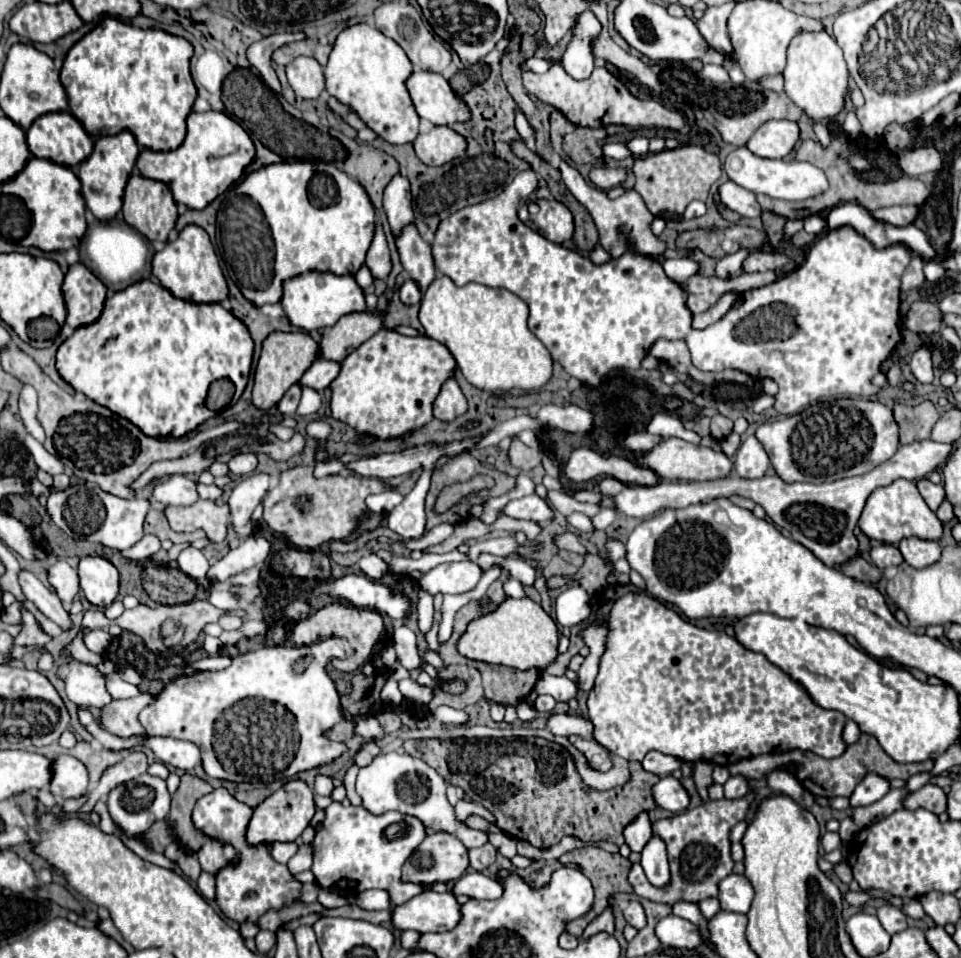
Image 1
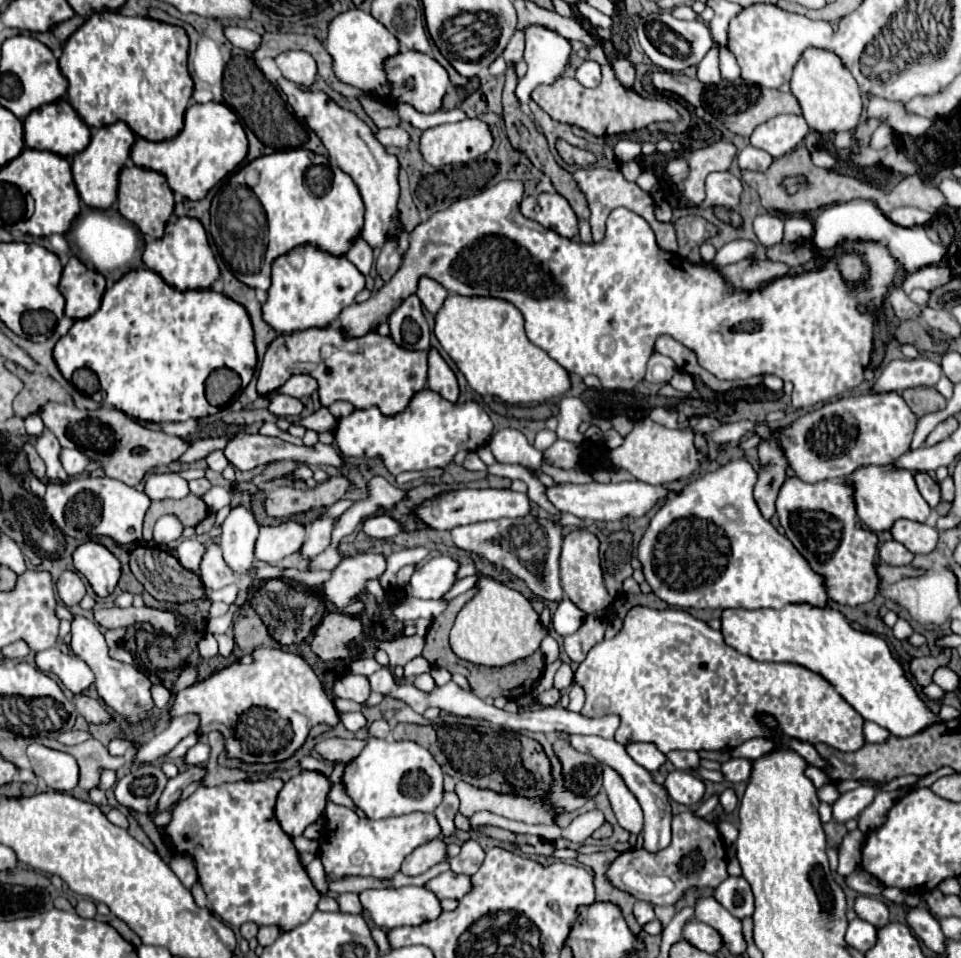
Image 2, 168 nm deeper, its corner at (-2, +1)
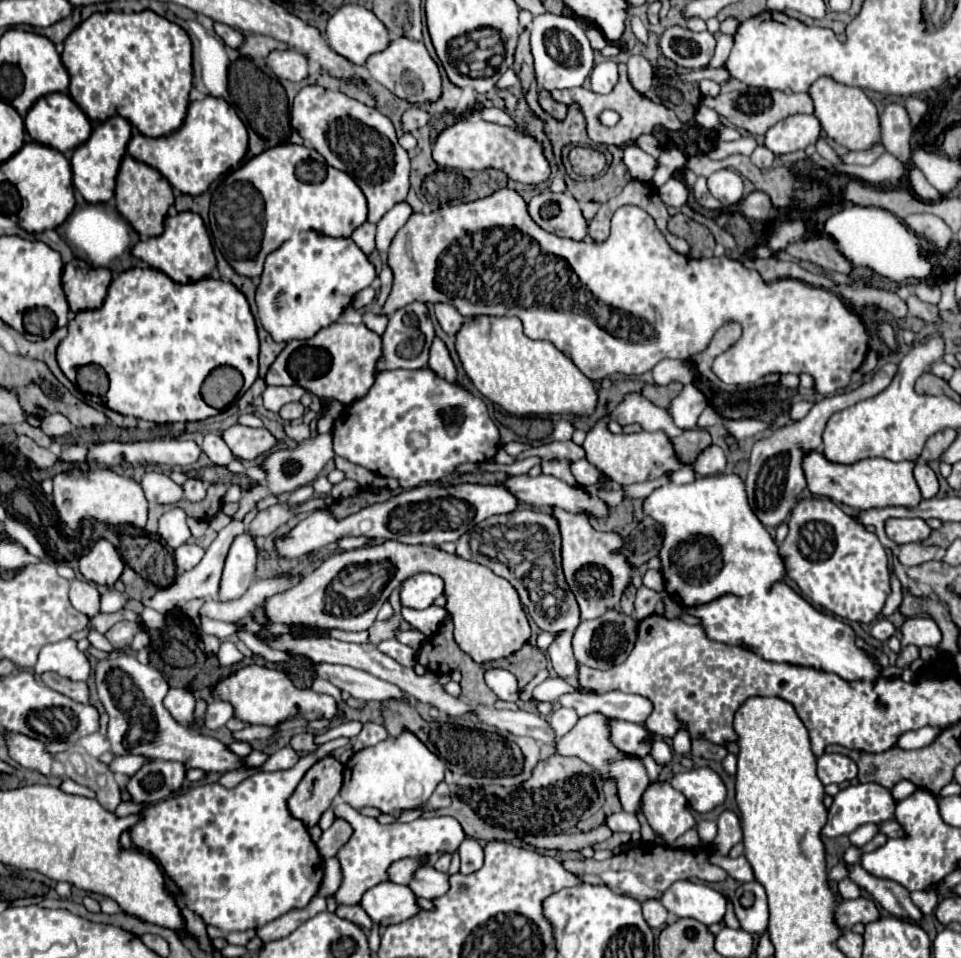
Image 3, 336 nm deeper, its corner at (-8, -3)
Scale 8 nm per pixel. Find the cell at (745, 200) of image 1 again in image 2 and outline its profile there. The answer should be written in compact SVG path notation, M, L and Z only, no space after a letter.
M715 171L707 175L705 191L707 191L705 205L711 205L711 207L723 205L727 209L737 209L743 187L741 187L741 179L735 177L733 173Z

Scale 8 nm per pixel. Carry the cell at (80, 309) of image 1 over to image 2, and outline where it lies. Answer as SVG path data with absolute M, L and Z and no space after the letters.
M71 257L63 269L59 289L65 297L65 315L71 319L85 319L93 315L105 293L105 277L87 269L77 257Z

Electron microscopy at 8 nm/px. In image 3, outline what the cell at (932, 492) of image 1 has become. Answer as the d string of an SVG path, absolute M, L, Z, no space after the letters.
M919 461L915 465L915 479L917 479L917 485L921 489L921 495L925 499L931 499L931 497L935 497L939 493L937 475L933 473L933 469L925 461Z

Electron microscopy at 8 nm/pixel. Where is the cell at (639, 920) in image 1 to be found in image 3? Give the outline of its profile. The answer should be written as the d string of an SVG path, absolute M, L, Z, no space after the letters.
M649 899L649 901L643 903L643 917L645 917L645 921L647 921L649 927L661 927L661 925L665 925L667 915L669 915L667 909L659 901Z

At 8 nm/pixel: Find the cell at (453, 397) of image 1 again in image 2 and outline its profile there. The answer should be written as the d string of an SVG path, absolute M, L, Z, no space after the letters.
M429 347L427 363L429 363L427 387L431 387L433 391L441 393L447 401L455 403L457 397L459 397L457 377L455 377L455 373L451 371L451 367L445 363L445 359L439 355L439 351L435 347Z

